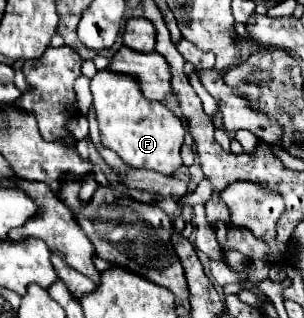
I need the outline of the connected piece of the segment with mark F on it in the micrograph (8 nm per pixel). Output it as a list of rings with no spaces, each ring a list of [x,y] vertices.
[[[109,67],[97,71],[91,79],[93,105],[101,129],[101,141],[105,147],[117,151],[117,155],[133,169],[151,169],[163,175],[173,175],[181,165],[179,149],[183,145],[185,127],[183,121],[169,111],[163,103],[147,101],[139,89],[139,81],[127,73],[115,73]]]

